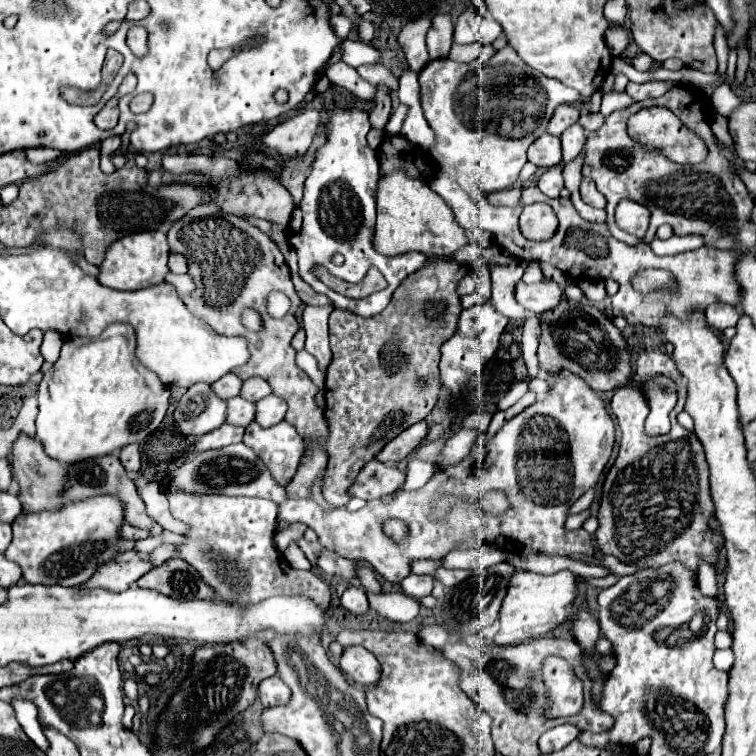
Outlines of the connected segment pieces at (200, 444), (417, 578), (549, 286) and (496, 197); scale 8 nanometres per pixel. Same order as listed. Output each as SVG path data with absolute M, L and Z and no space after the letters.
M224 423L222 427L202 435L196 441L196 451L208 451L208 449L222 449L234 443L240 443L244 437L244 427L236 427L230 423Z
M408 575L402 583L402 591L414 599L420 599L424 595L432 593L434 577L432 575Z
M540 281L536 285L526 285L526 283L518 283L516 287L516 299L518 303L534 313L546 313L550 309L556 309L562 299L564 299L564 291L560 289L558 283L554 281Z
M508 189L488 195L490 203L520 203L520 189Z

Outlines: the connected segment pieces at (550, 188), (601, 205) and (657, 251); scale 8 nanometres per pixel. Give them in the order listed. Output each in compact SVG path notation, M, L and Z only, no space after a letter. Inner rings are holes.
M562 163L556 165L556 167L550 167L550 169L544 171L544 175L538 179L538 189L540 189L546 197L550 197L550 199L558 199L562 187L564 187L564 181L562 181Z
M582 177L580 195L582 195L584 203L590 203L592 207L598 207L598 209L606 209L606 197L596 189L596 185L594 185L594 181L590 181L590 177Z
M670 237L666 241L654 239L652 241L652 251L654 255L676 255L682 251L690 251L690 249L698 249L702 247L702 239L700 237Z

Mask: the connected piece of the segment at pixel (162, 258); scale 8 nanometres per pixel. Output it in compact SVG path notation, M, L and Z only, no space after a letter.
M150 231L150 233L134 233L122 237L118 243L114 243L100 265L100 277L98 281L106 287L120 289L120 291L136 291L142 287L150 287L164 281L164 275L168 273L168 241L162 231Z

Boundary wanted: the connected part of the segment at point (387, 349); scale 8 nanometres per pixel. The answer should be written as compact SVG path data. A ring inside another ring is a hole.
M430 259L422 269L408 275L398 289L390 305L378 317L354 317L350 311L334 309L330 315L330 349L332 363L326 373L326 421L330 425L330 443L328 443L328 469L326 469L326 485L324 497L334 507L344 507L348 503L346 489L352 485L358 469L366 465L366 461L374 459L374 455L386 445L386 441L400 435L410 425L422 421L438 401L438 393L442 389L440 381L440 347L452 337L458 325L458 317L462 311L460 295L456 291L460 279L470 273L466 263L458 263L454 259Z

